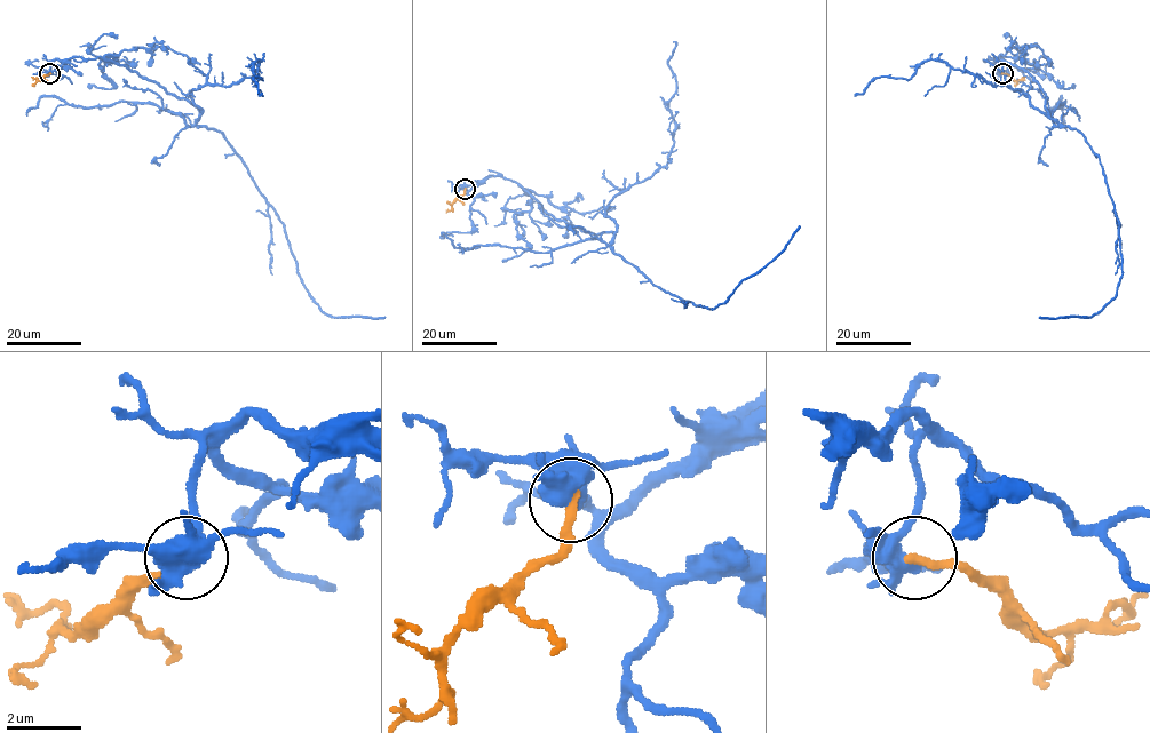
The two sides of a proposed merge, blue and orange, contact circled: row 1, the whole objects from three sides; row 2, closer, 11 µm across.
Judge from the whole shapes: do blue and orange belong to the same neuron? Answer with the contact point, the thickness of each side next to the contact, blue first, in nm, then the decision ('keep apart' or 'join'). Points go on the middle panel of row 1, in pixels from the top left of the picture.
at (465, 189); 400 nm thick on the blue side, 260 nm on the other; keep apart

